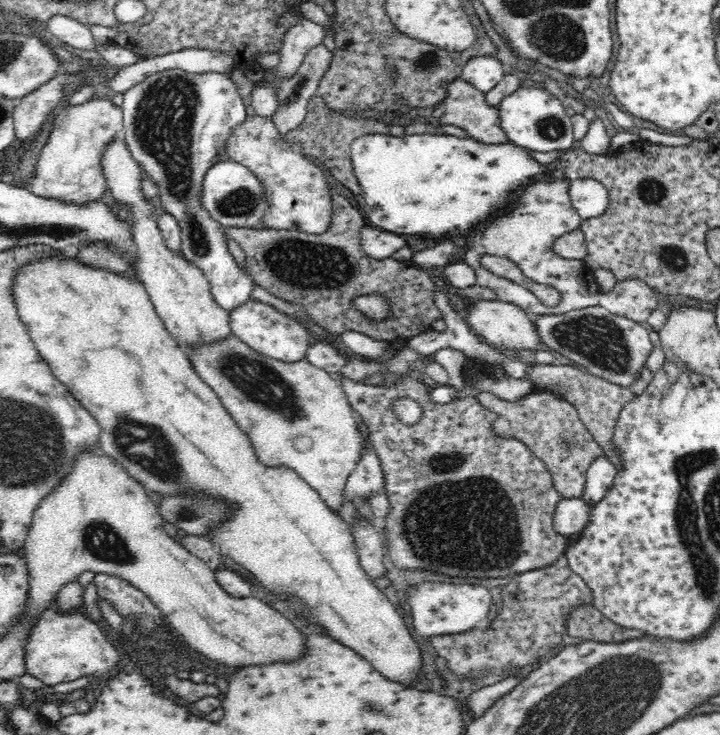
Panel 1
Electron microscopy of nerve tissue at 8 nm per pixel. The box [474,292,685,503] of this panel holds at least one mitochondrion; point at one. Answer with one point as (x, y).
(596, 338)

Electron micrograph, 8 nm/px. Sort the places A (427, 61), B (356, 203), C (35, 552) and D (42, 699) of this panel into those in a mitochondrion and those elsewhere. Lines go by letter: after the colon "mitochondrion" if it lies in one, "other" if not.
A: mitochondrion
B: other
C: other
D: other

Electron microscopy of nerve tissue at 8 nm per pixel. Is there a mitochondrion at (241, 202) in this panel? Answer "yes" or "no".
yes

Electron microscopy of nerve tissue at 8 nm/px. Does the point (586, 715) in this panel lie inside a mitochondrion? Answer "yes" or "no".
yes

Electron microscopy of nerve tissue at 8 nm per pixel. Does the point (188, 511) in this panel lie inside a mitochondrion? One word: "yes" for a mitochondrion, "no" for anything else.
yes

